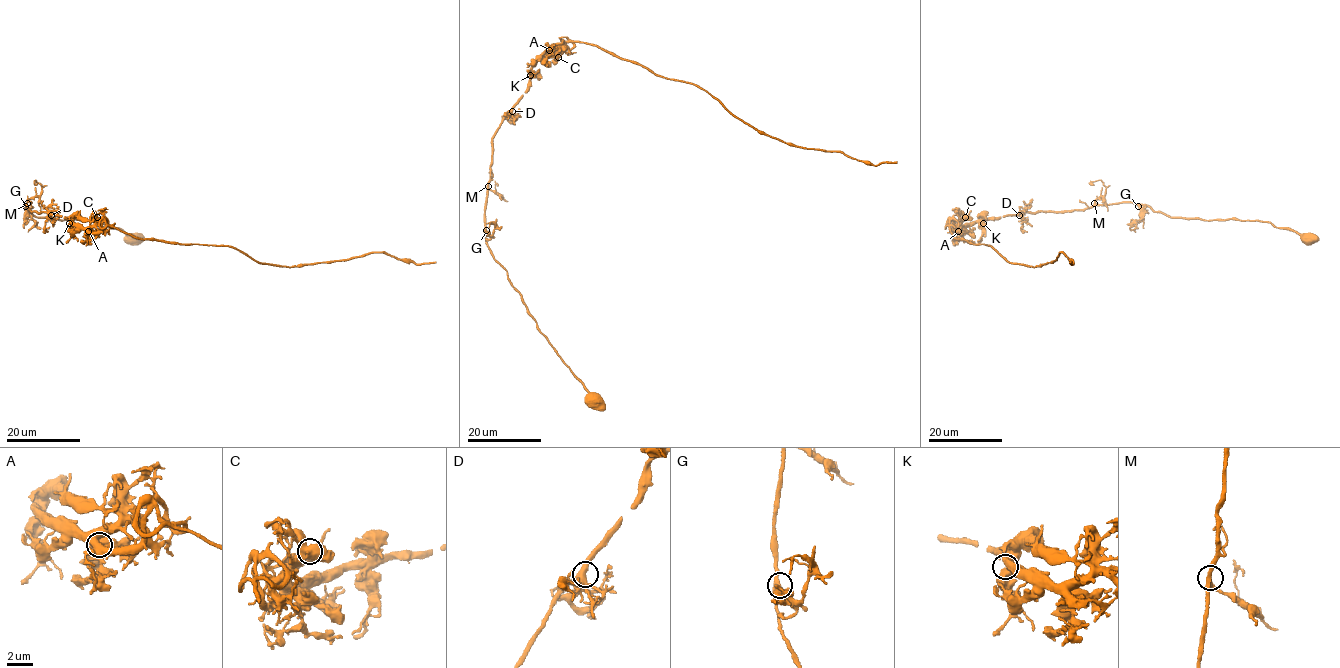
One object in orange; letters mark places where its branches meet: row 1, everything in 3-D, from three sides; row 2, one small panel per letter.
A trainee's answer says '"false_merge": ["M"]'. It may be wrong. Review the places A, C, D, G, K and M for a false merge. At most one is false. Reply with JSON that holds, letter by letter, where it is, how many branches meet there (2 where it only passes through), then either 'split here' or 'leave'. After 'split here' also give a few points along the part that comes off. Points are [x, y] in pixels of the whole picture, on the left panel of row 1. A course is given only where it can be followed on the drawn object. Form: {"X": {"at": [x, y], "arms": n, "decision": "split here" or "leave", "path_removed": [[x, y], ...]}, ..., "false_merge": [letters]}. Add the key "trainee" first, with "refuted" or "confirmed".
{"trainee": "refuted", "A": {"at": [88, 231], "arms": 3, "decision": "leave"}, "C": {"at": [97, 217], "arms": 2, "decision": "leave"}, "D": {"at": [51, 215], "arms": 4, "decision": "leave"}, "G": {"at": [25, 206], "arms": 3, "decision": "leave"}, "K": {"at": [69, 223], "arms": 3, "decision": "leave"}, "M": {"at": [27, 203], "arms": 3, "decision": "leave"}, "false_merge": []}

